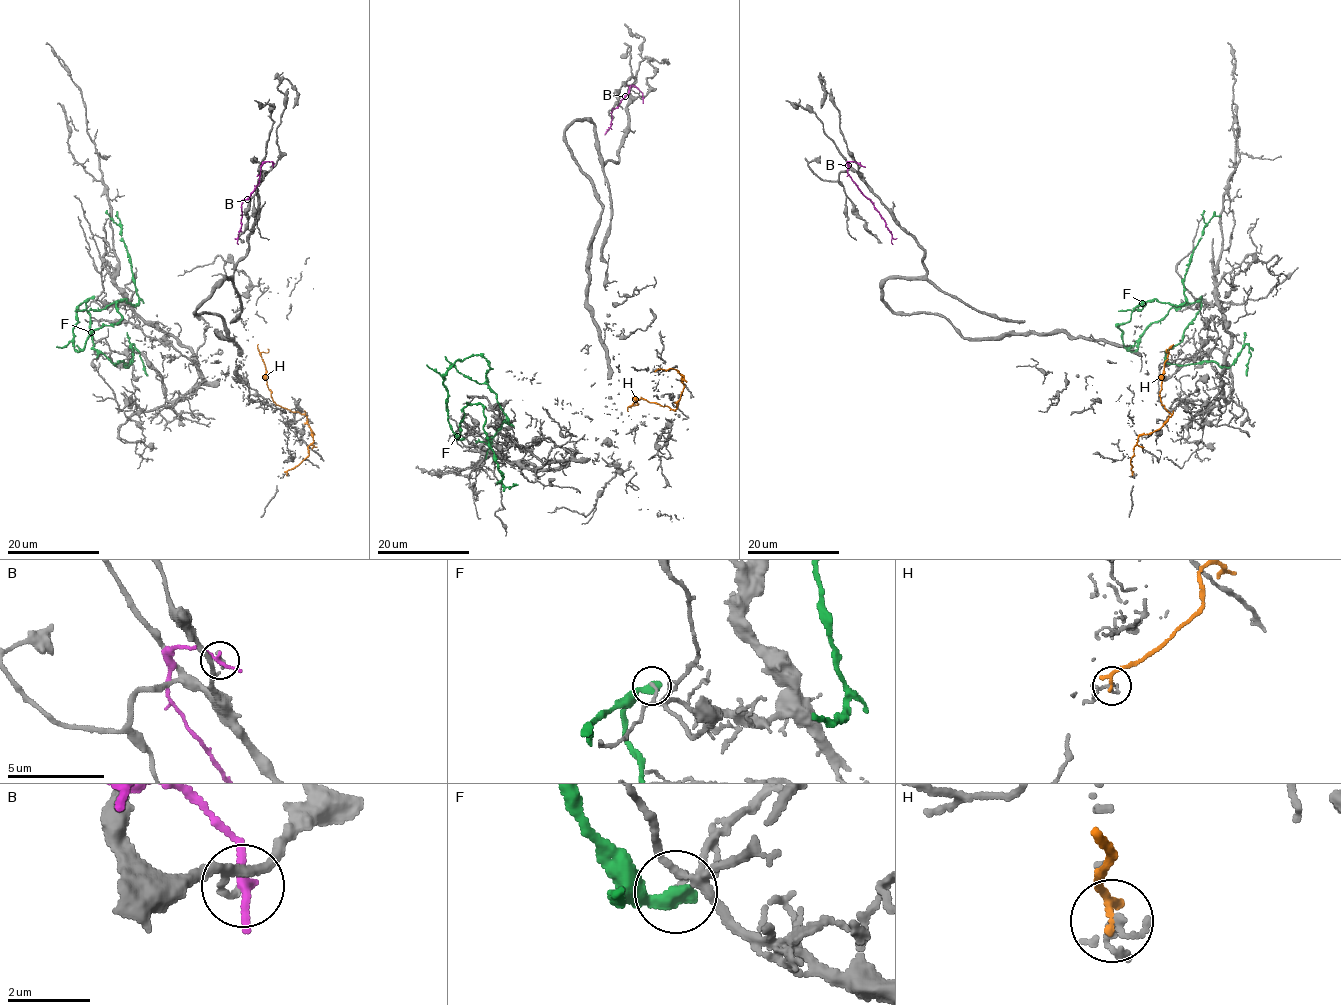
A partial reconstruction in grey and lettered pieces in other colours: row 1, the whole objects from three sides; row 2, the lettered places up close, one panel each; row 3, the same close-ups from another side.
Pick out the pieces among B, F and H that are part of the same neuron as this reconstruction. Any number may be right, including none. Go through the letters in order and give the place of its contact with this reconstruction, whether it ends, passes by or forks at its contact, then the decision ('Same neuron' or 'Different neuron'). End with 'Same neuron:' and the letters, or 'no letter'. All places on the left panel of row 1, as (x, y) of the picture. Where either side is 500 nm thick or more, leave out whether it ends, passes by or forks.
B: Touches grey at (273, 164). It ends there. Different neuron
F: Touches grey at (92, 297). It ends there. Different neuron
H: Touches grey at (287, 474). It ends there. Different neuron
Same neuron: no letter

